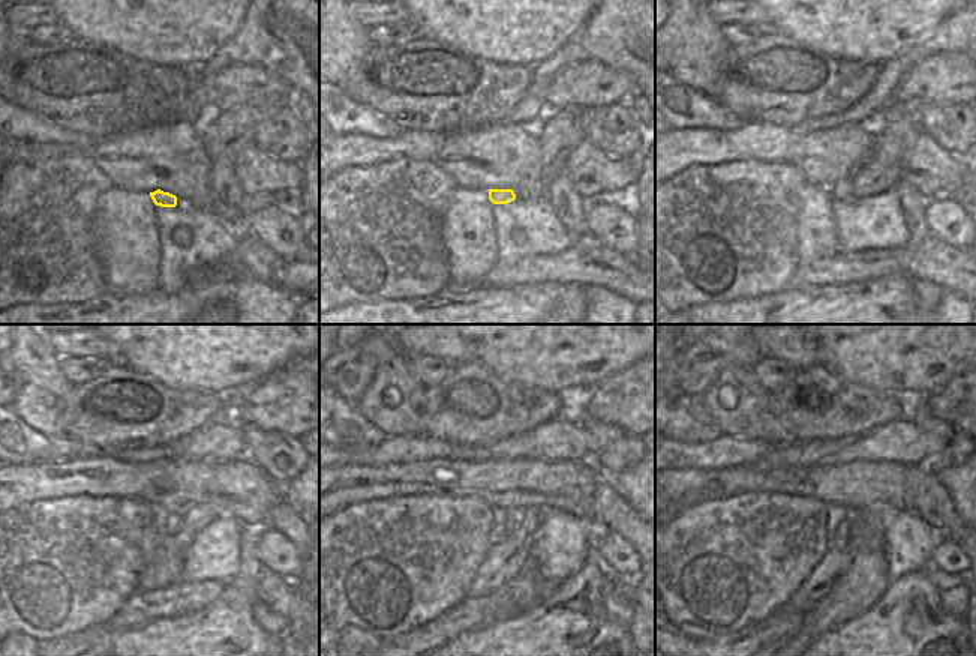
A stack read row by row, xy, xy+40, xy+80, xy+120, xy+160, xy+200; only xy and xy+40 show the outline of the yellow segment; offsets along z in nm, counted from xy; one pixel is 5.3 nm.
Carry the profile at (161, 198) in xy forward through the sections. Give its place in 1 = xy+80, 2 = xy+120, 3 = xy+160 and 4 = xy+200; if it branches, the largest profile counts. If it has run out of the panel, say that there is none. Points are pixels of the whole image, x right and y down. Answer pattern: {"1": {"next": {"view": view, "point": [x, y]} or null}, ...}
{"1": {"next": {"view": "xy+80", "point": [841, 191]}}, "2": {"next": {"view": "xy+120", "point": [174, 521]}}, "3": {"next": {"view": "xy+160", "point": [513, 517]}}, "4": {"next": {"view": "xy+200", "point": [840, 539]}}}

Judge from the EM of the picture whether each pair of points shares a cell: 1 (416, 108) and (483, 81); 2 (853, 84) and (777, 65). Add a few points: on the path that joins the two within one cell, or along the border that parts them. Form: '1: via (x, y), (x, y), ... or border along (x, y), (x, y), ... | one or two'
1: via (432, 98), (467, 95) | one
2: via (832, 84), (810, 93), (790, 86) | one

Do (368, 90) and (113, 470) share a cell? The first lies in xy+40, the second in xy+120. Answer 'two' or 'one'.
two

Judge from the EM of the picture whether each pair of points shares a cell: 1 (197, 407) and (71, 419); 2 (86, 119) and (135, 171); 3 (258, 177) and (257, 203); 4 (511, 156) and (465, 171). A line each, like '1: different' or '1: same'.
1: same
2: different
3: different
4: same

